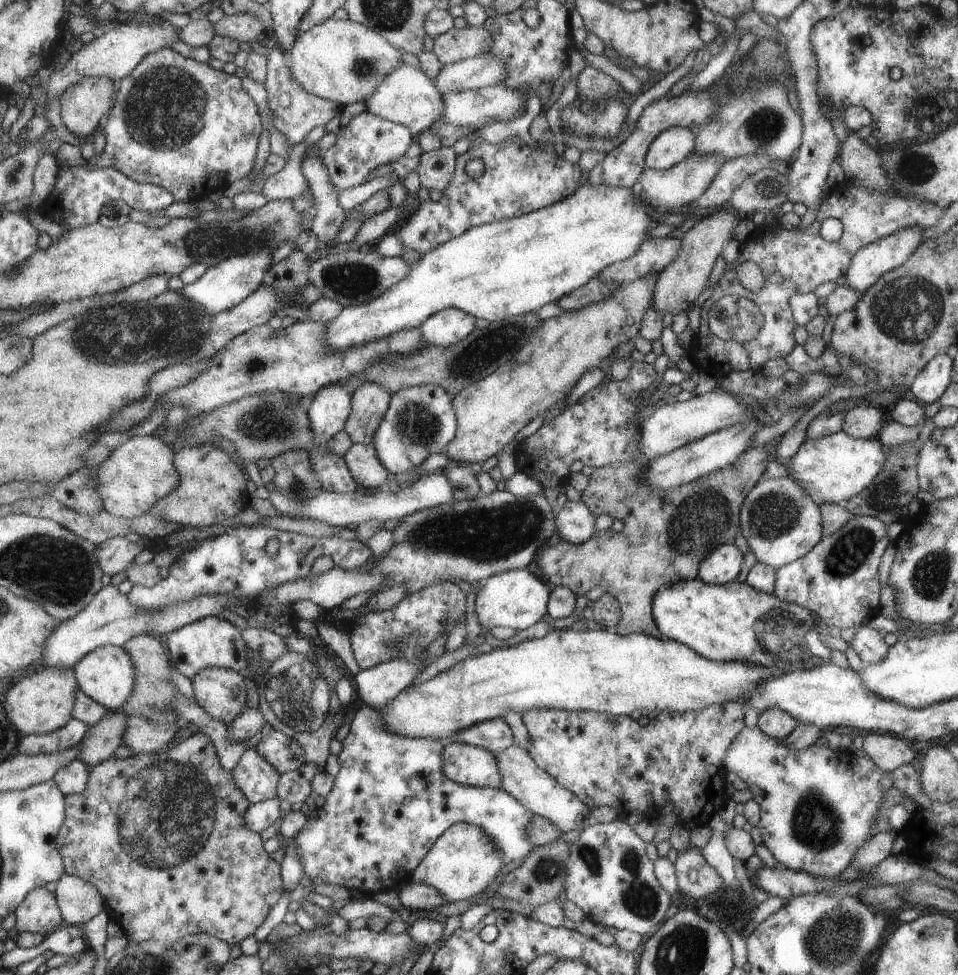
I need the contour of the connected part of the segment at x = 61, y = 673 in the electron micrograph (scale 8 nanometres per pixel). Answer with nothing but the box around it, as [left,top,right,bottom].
[3,668,79,736]

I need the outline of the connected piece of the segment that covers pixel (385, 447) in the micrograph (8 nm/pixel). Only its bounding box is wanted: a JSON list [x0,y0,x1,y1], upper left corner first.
[374,385,457,475]

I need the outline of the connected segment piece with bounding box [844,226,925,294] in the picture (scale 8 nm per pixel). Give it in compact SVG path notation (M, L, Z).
M911 226L903 230L896 230L894 233L887 234L886 237L878 238L877 241L867 243L854 254L850 261L850 266L846 270L845 283L851 286L855 292L862 294L870 288L883 273L902 265L919 248L924 241L922 238L925 228L923 226Z

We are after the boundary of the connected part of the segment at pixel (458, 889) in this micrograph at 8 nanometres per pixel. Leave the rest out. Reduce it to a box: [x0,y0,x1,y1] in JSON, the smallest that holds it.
[409,822,502,902]

